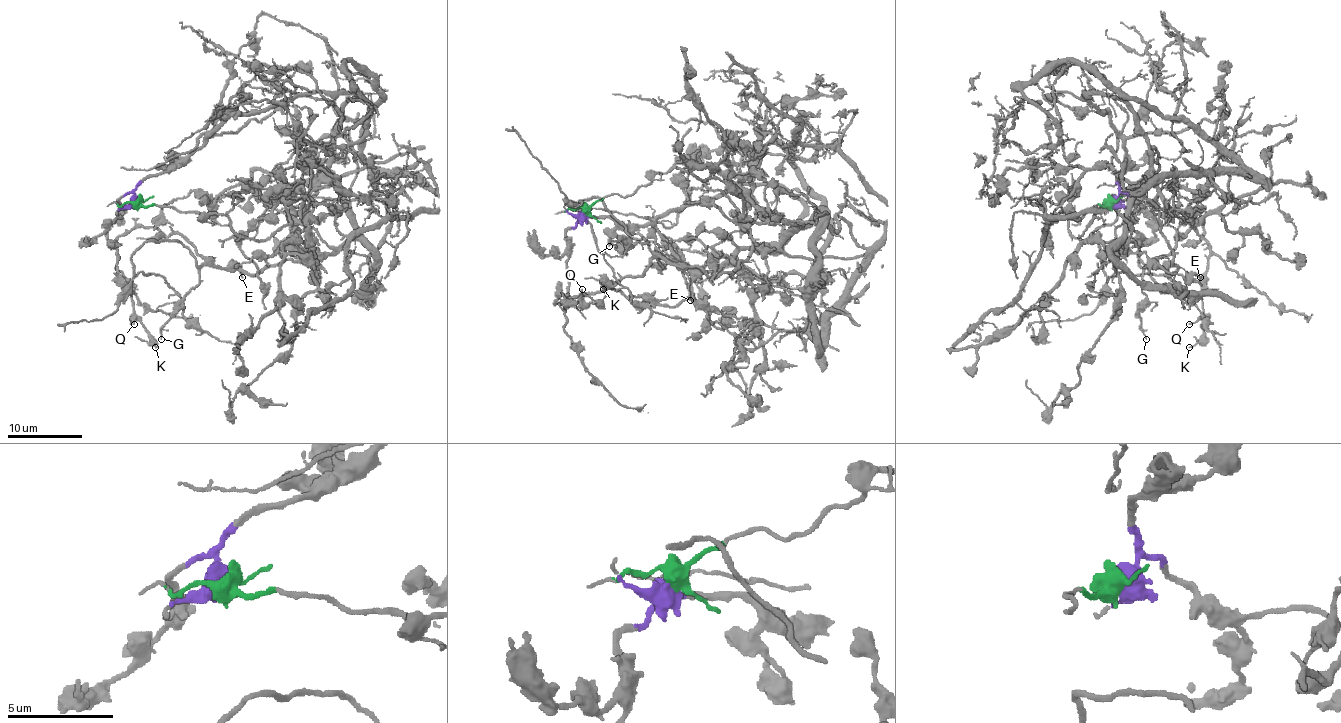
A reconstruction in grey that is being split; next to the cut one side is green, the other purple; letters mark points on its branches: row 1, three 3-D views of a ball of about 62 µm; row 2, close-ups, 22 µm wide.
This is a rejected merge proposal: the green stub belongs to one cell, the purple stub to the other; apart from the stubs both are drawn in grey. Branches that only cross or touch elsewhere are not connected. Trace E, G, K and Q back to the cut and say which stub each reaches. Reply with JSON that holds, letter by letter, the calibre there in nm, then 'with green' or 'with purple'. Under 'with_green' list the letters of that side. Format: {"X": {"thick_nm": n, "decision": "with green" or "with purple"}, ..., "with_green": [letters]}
{"E": {"thick_nm": 110, "decision": "with green"}, "G": {"thick_nm": 120, "decision": "with green"}, "K": {"thick_nm": 90, "decision": "with green"}, "Q": {"thick_nm": 130, "decision": "with green"}, "with_green": ["E", "G", "K", "Q"]}

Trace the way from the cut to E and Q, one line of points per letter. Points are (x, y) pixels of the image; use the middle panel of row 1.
E: (585, 212), (674, 167), (717, 190), (737, 210), (752, 251), (730, 273), (689, 266), (691, 299)
Q: (585, 212), (683, 169), (730, 201), (752, 251), (711, 277), (654, 259), (564, 309), (581, 303), (581, 288)

